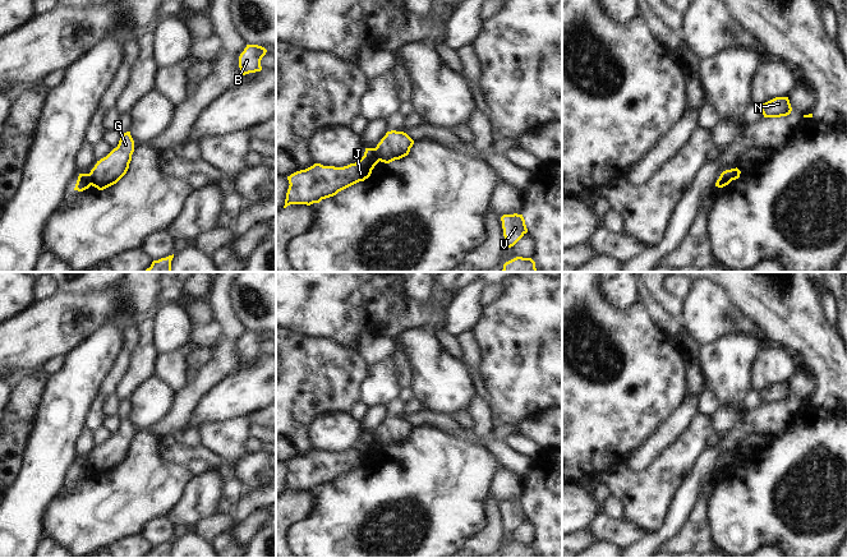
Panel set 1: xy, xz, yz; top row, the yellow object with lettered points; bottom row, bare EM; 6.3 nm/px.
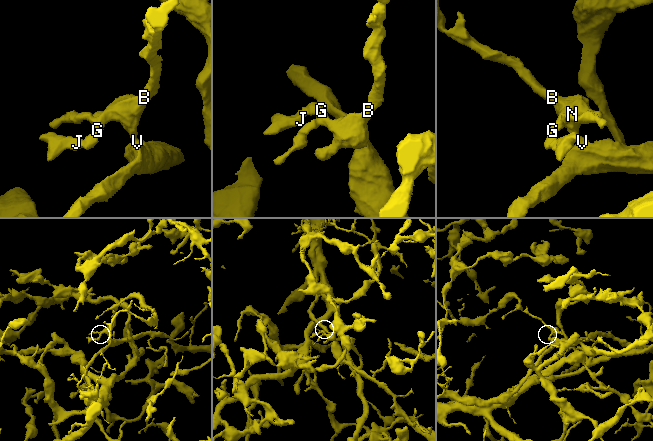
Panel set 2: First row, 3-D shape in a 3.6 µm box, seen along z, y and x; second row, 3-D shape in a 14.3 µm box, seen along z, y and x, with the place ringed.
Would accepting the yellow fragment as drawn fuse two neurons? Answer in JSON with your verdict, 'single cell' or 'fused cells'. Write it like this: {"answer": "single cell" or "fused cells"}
{"answer": "fused cells"}

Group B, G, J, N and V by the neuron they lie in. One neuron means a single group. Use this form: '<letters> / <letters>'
B G N V / J

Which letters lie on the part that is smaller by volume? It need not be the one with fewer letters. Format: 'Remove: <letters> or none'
Remove: J.

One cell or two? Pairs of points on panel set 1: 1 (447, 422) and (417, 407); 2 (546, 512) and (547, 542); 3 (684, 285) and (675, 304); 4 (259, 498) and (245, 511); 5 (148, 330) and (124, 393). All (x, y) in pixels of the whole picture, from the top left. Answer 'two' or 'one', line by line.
1: two
2: one
3: two
4: one
5: one

